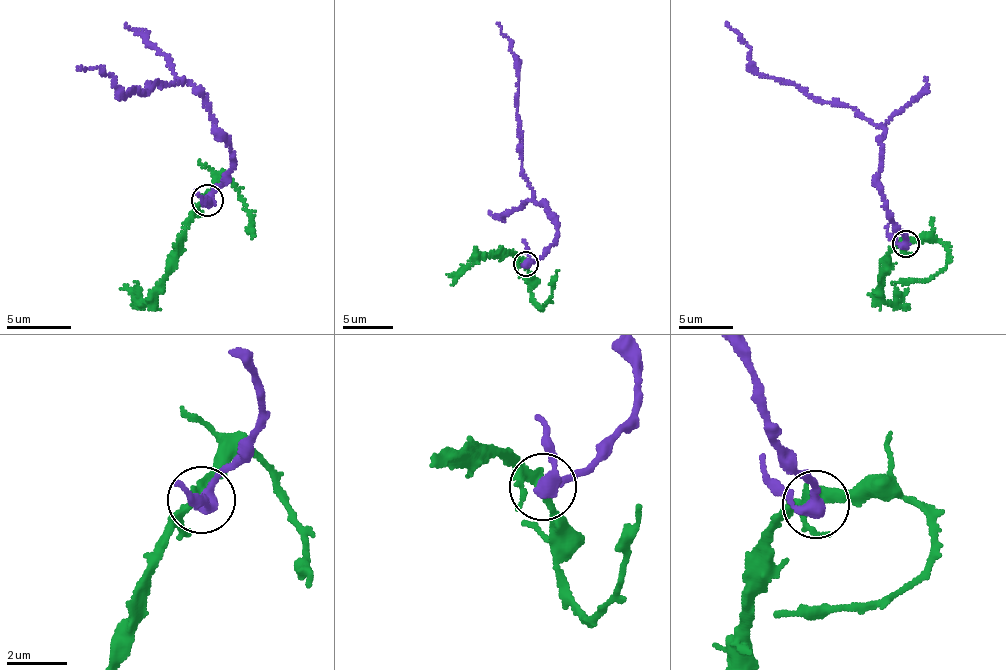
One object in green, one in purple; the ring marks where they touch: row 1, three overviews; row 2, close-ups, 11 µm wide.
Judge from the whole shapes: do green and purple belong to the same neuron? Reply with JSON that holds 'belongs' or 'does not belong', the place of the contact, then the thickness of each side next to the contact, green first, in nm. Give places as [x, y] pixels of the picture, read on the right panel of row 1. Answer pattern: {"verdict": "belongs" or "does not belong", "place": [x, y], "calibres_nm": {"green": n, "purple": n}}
{"verdict": "does not belong", "place": [906, 243], "calibres_nm": {"green": 200, "purple": 360}}

